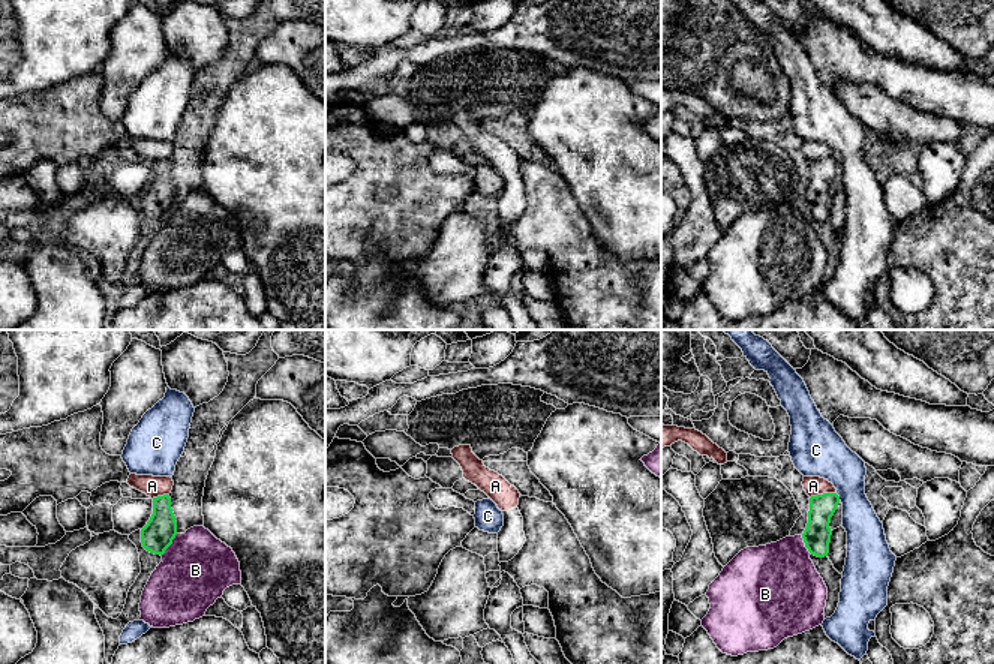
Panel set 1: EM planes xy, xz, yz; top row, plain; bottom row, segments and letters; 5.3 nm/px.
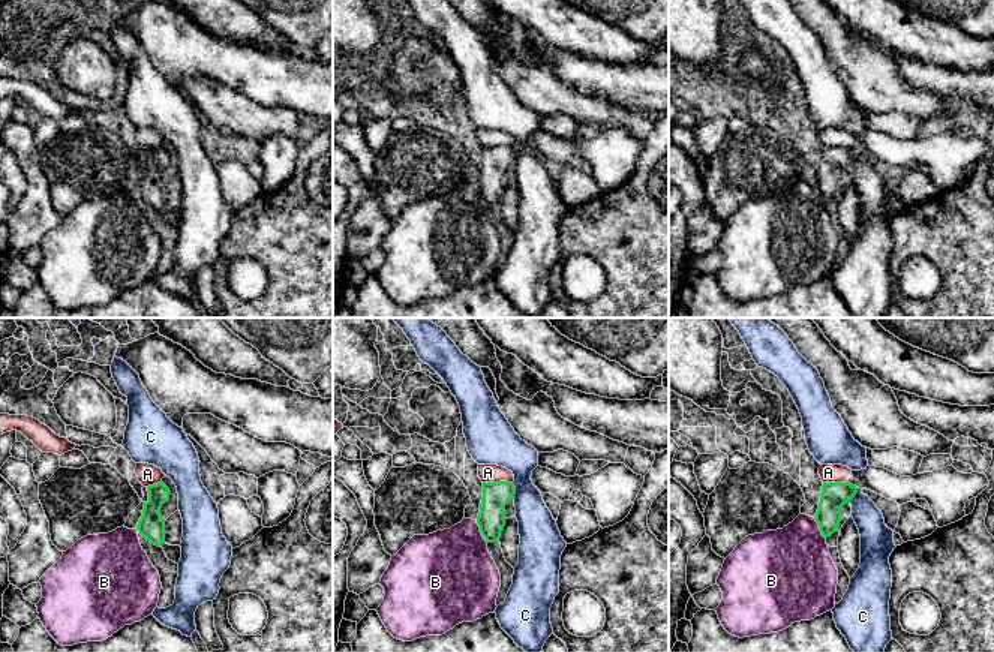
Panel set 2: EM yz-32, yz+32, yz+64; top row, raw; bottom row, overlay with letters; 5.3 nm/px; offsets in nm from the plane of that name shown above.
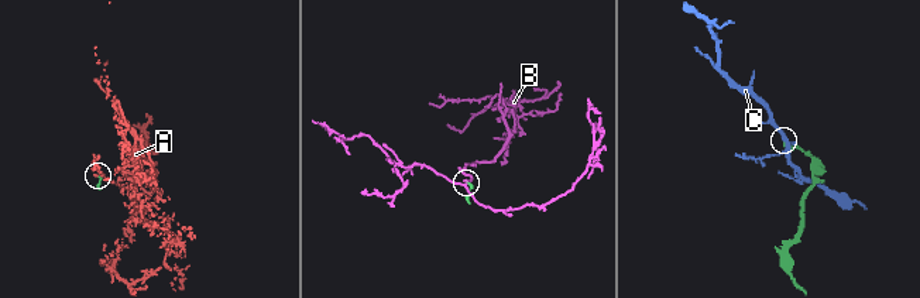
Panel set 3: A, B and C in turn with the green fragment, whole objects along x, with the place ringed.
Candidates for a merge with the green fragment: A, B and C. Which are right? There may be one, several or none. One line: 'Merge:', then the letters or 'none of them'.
Merge: none of them

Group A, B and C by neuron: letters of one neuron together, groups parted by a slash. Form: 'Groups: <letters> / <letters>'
Groups: A / B / C

